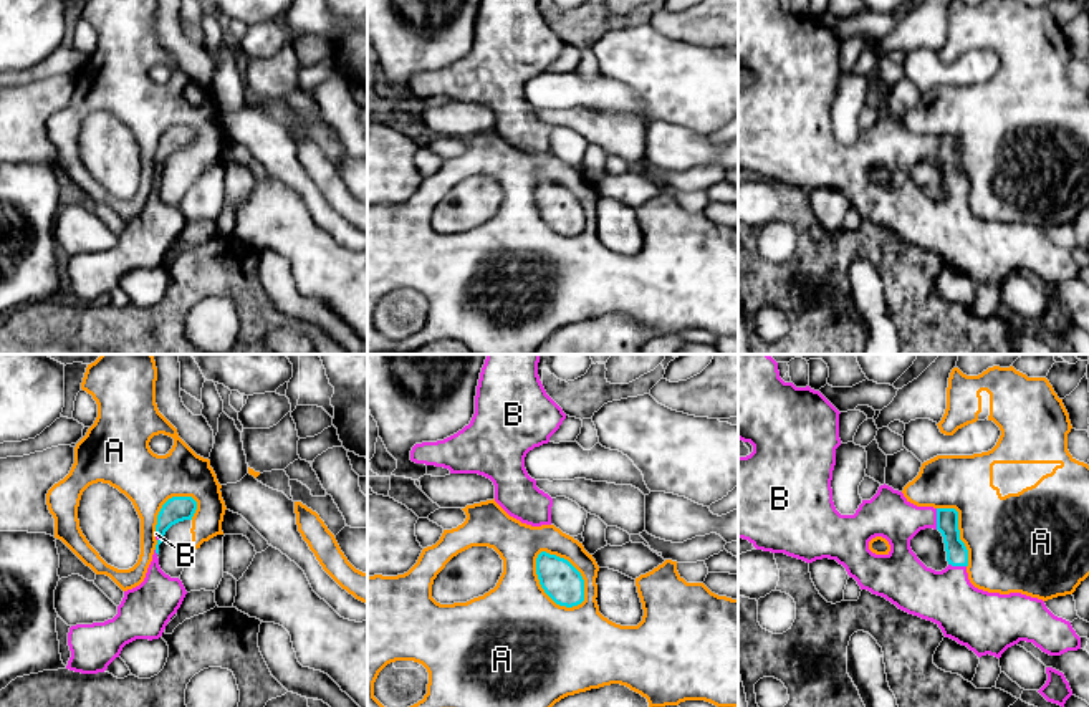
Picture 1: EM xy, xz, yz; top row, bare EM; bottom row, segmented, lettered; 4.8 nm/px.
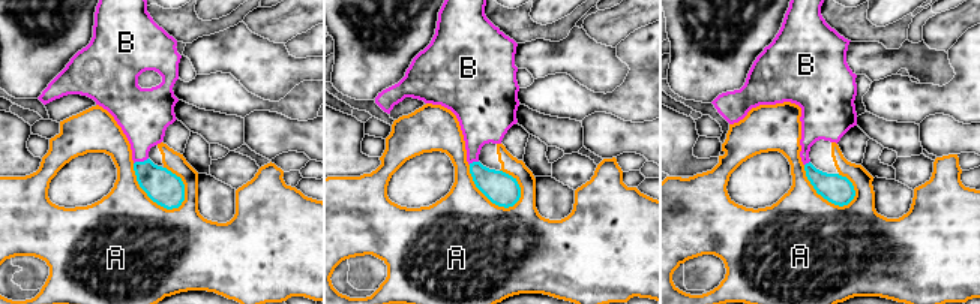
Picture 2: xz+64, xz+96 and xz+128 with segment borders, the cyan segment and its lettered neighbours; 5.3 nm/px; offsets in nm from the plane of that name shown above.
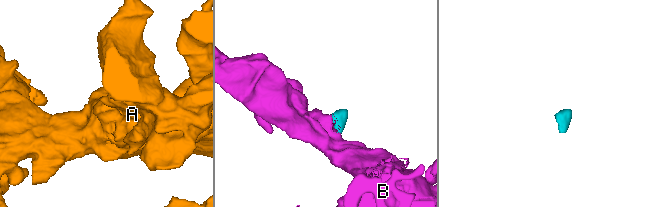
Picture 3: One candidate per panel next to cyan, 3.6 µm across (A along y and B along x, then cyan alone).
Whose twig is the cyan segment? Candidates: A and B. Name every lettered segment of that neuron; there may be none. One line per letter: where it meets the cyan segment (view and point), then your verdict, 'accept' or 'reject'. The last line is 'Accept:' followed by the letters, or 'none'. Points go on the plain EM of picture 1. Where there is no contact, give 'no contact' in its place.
A: xz (576, 199) | reject
B: yz (937, 148) | accept
Accept: B

